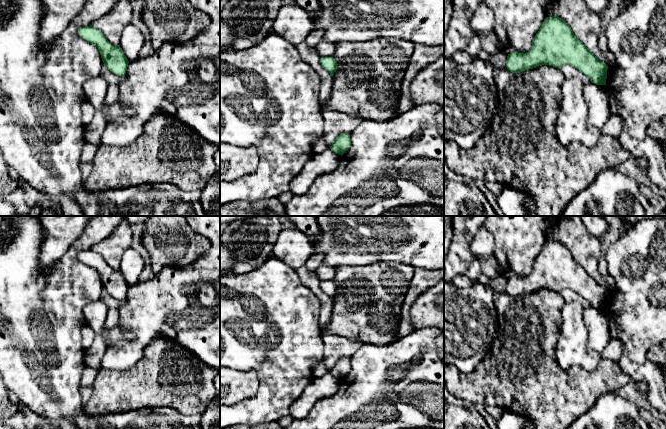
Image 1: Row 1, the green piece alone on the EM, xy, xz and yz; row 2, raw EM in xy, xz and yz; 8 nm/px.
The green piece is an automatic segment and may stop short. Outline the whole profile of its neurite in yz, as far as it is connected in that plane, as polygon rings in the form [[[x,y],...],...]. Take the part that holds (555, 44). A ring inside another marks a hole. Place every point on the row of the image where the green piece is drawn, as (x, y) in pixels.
[[[558,16],[546,17],[536,33],[531,49],[526,53],[512,52],[506,68],[512,73],[549,65],[561,69],[564,65],[581,71],[596,85],[606,85],[608,66],[600,61]]]

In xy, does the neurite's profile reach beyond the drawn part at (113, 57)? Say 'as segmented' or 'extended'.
as segmented

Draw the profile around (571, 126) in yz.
[[[566,79],[563,84],[562,105],[556,119],[555,131],[559,144],[564,147],[577,142],[592,148],[602,138],[601,129],[587,121],[584,84],[577,79]]]

